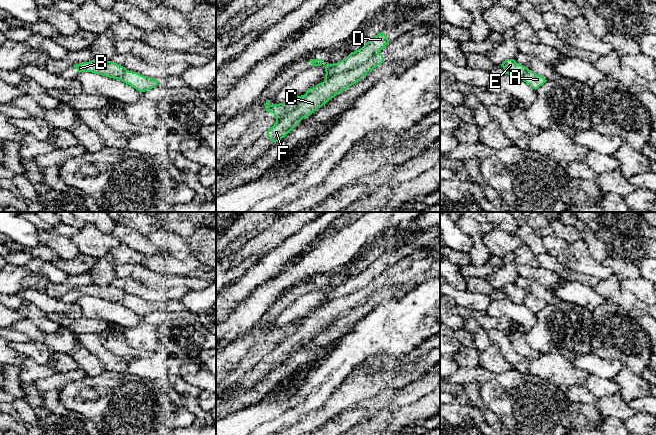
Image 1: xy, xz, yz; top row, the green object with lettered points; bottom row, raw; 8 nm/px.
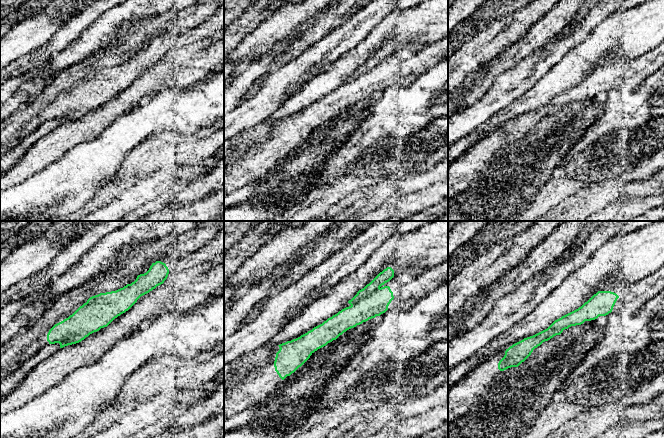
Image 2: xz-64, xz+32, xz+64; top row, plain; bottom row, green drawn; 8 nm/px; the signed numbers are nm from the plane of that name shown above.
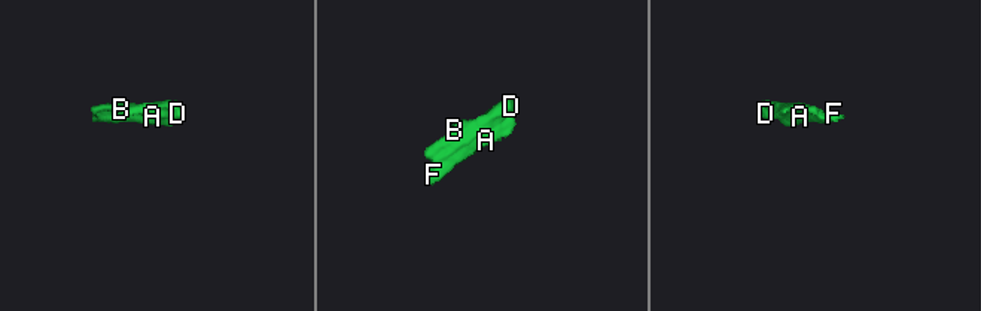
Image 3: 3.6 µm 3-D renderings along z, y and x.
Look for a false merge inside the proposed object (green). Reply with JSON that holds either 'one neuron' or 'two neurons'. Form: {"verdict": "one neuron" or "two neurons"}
{"verdict": "two neurons"}

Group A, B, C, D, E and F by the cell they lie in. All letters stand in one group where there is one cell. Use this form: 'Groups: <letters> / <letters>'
Groups: A C F / B D E

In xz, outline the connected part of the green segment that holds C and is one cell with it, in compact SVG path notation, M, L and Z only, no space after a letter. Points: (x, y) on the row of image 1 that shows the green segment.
M382 54L373 55L365 63L322 82L312 91L305 93L298 105L291 111L276 119L275 124L268 129L267 137L278 142L294 129L303 118L310 116L318 108L325 105L340 92L360 81L368 72L384 62Z

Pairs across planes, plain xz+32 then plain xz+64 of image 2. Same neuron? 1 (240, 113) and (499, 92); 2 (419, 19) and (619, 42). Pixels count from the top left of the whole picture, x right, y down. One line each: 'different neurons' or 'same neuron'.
1: same neuron
2: same neuron

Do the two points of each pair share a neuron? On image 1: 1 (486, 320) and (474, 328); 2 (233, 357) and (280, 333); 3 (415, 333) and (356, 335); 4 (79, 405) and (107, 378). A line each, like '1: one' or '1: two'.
1: two
2: one
3: one
4: one

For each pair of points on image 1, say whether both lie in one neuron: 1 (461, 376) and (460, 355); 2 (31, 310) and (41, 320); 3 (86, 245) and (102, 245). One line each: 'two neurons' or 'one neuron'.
1: two neurons
2: one neuron
3: one neuron

